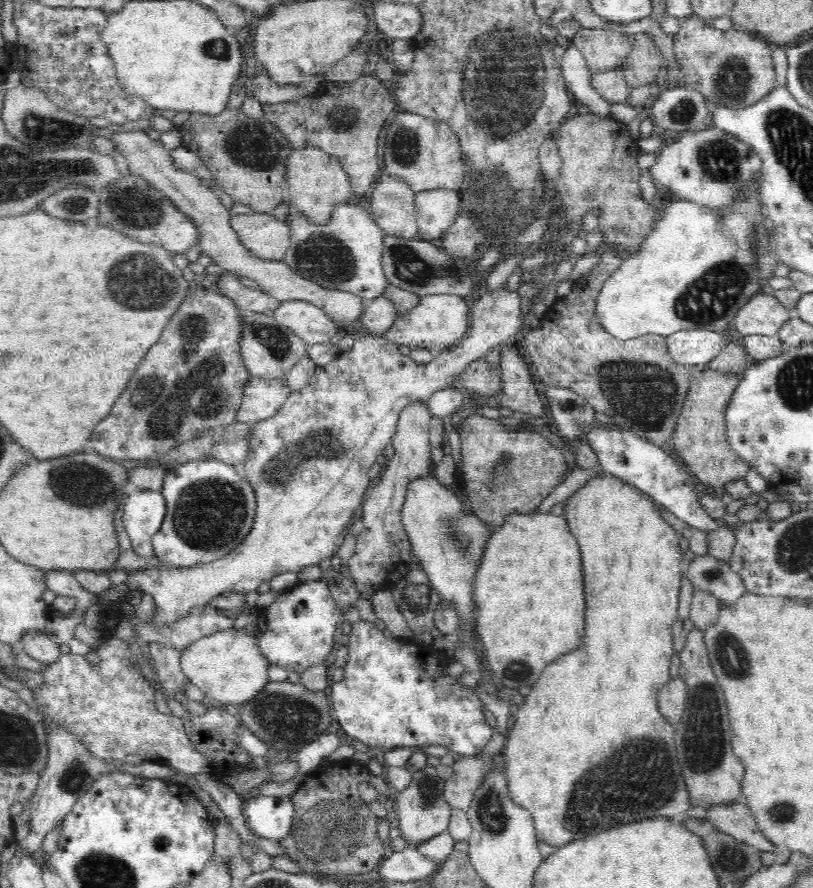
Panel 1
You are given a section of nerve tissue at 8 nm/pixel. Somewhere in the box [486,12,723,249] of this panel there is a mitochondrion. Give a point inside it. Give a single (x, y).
(684, 111)

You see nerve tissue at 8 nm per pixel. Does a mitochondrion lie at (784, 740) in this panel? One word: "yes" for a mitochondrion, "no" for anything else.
no

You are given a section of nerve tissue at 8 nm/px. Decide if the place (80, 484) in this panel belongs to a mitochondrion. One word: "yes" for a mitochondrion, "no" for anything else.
yes

